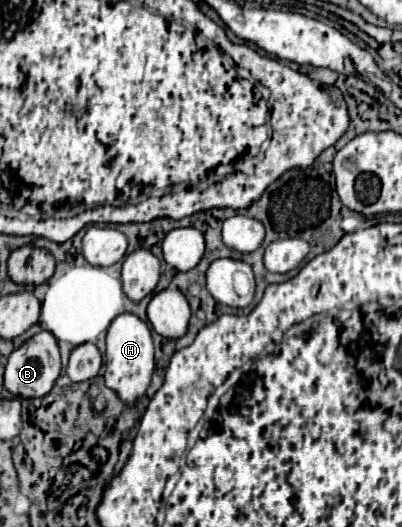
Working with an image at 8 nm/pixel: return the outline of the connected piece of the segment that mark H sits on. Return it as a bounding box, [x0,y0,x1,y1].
[104,314,154,406]

